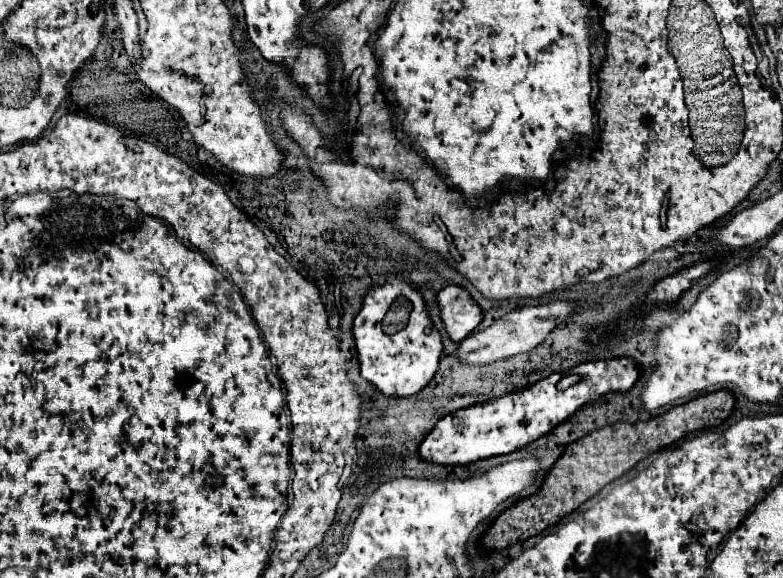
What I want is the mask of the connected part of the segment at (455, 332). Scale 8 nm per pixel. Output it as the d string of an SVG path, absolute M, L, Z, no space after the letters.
M446 286L436 294L440 318L452 342L464 340L482 320L482 310L470 294L458 286Z

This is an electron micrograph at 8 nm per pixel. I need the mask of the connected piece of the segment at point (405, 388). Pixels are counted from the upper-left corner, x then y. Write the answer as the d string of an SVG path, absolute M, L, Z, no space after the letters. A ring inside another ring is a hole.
M390 278L382 286L372 286L372 290L364 298L364 306L360 314L354 318L354 338L358 346L360 374L374 388L378 388L388 398L408 398L418 394L434 376L438 368L438 358L442 354L442 338L438 330L432 330L432 322L424 310L424 300L418 290L406 284L400 278ZM404 298L412 302L410 320L404 330L398 334L386 334L382 330L382 318L392 306L394 300Z

